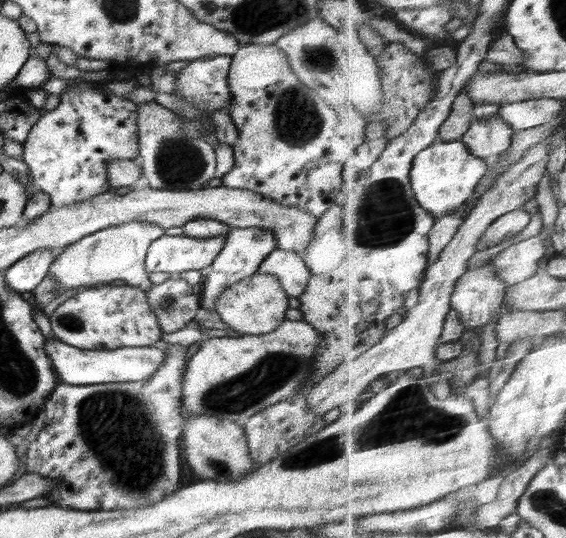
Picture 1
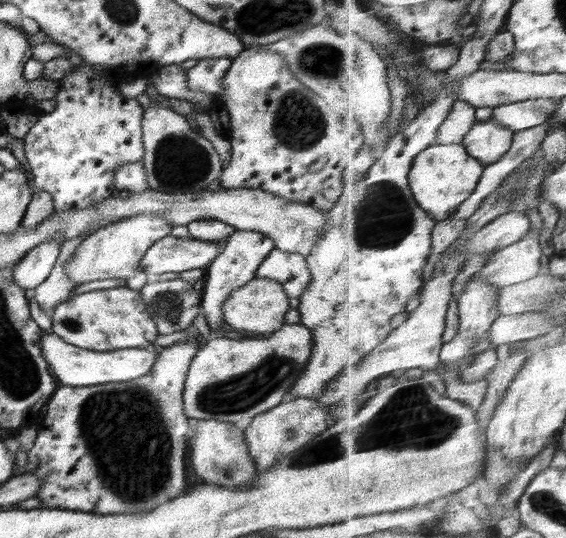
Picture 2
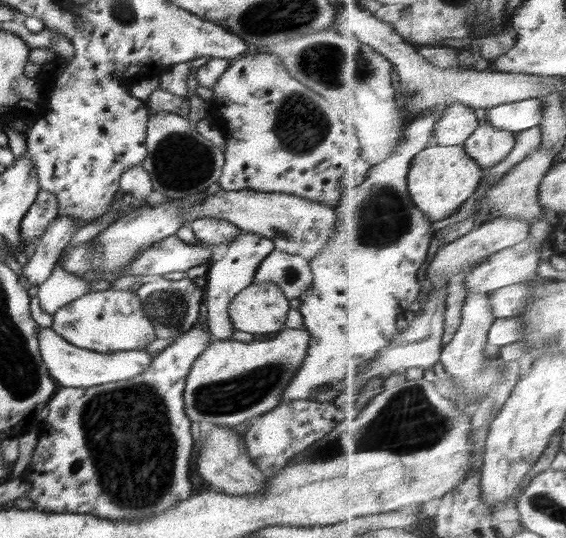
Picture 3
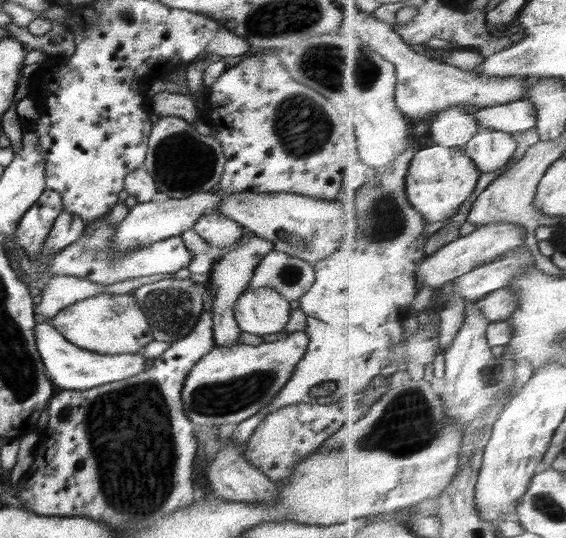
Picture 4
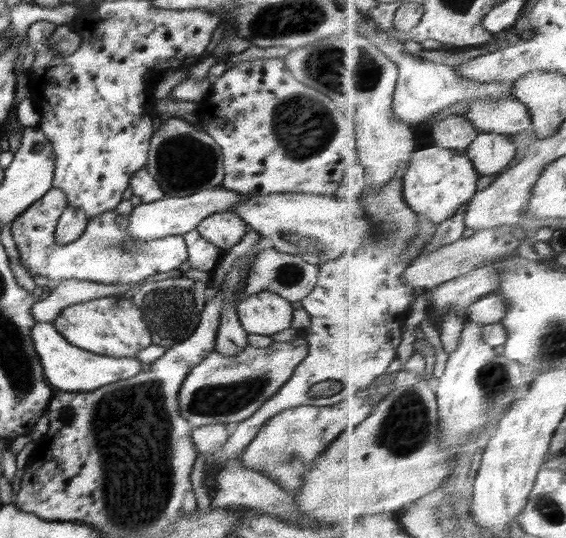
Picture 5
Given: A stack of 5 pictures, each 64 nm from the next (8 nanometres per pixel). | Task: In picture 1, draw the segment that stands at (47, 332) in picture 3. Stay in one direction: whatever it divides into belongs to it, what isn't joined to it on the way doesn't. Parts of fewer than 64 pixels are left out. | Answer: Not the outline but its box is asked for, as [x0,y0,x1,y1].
[43,337,166,384]

